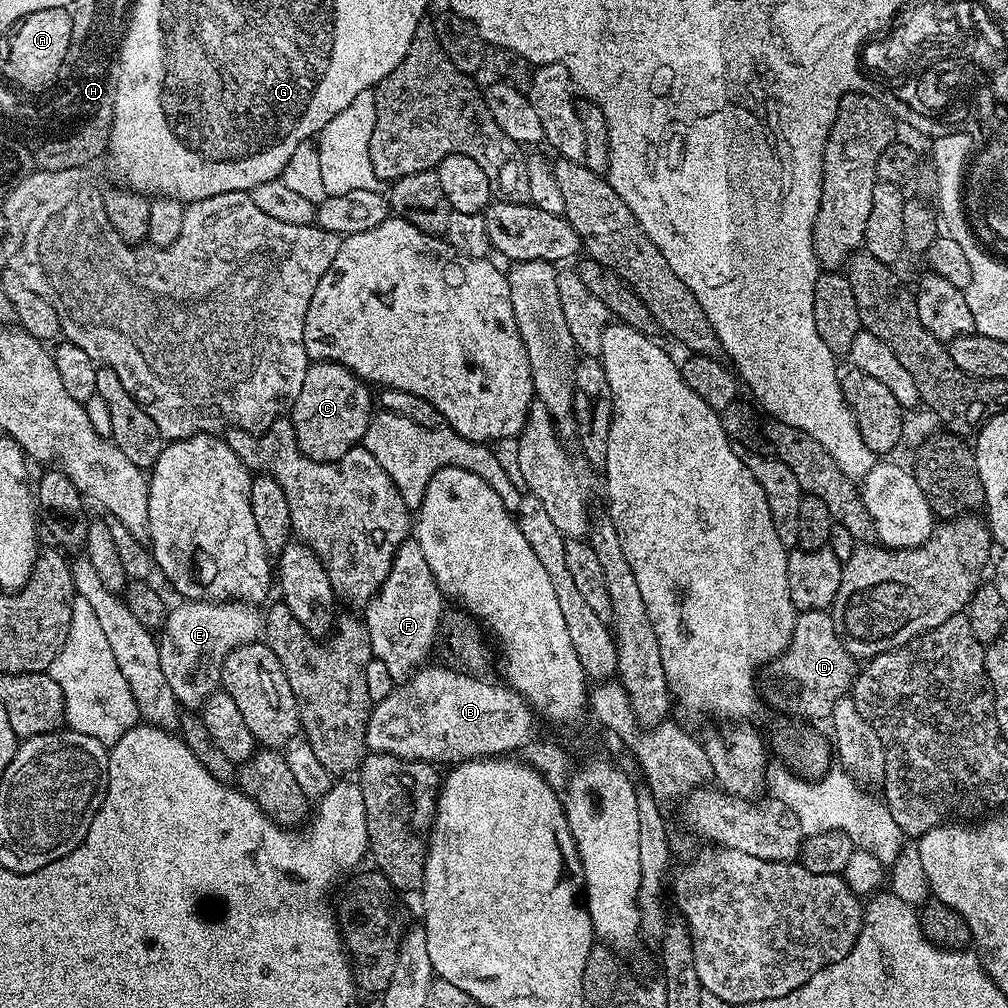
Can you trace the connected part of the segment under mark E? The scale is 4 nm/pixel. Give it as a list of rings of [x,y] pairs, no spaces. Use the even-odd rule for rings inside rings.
[[[188,600],[180,602],[176,609],[169,611],[164,617],[164,626],[159,629],[158,658],[162,662],[162,674],[166,674],[166,682],[170,682],[170,690],[174,690],[176,703],[184,710],[203,709],[206,698],[221,687],[220,671],[224,658],[229,656],[238,646],[254,644],[262,636],[262,616],[251,604],[243,602],[217,602],[214,600]]]

